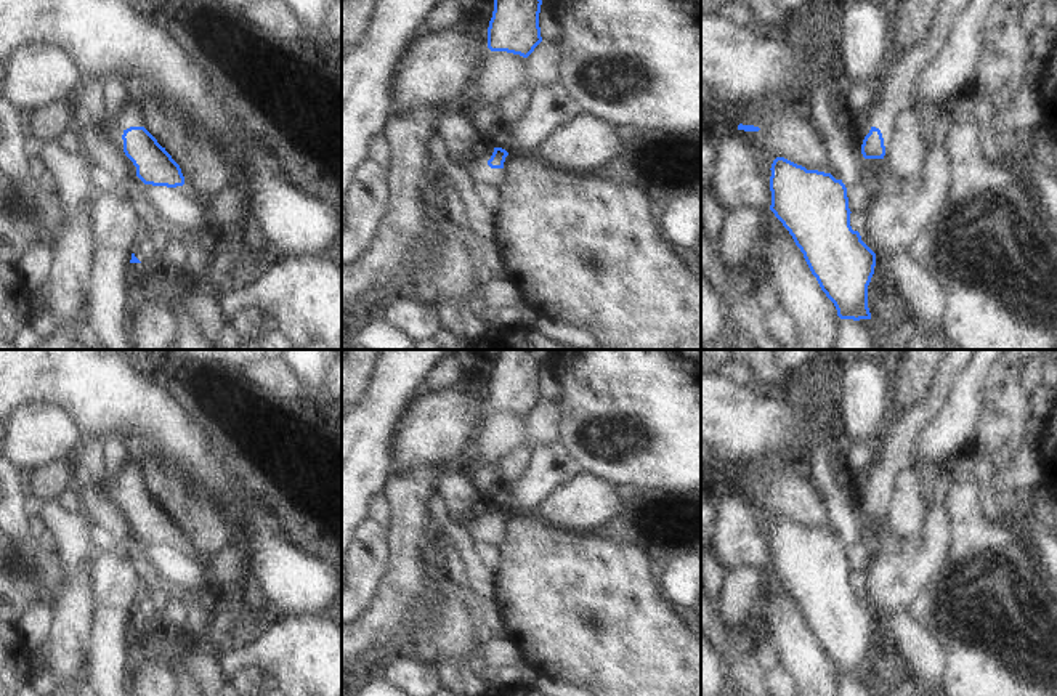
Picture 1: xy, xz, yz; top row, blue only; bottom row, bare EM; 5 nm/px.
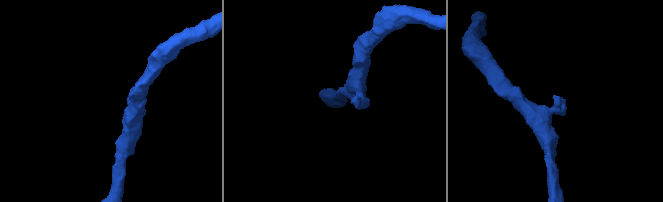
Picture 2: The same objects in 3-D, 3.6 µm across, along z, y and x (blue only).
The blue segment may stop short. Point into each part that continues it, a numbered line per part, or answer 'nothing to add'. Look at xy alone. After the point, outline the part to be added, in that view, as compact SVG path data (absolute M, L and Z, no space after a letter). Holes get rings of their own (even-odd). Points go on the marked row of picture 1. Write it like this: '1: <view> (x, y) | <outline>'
1: xy (133, 114) | M141 96L130 101L117 119L117 127L127 130L130 127L144 127L146 125L146 111L143 107Z

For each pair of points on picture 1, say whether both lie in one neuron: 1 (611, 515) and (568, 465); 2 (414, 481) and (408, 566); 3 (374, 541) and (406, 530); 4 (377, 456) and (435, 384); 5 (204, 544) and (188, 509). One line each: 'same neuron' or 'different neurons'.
1: different neurons
2: same neuron
3: different neurons
4: different neurons
5: same neuron

